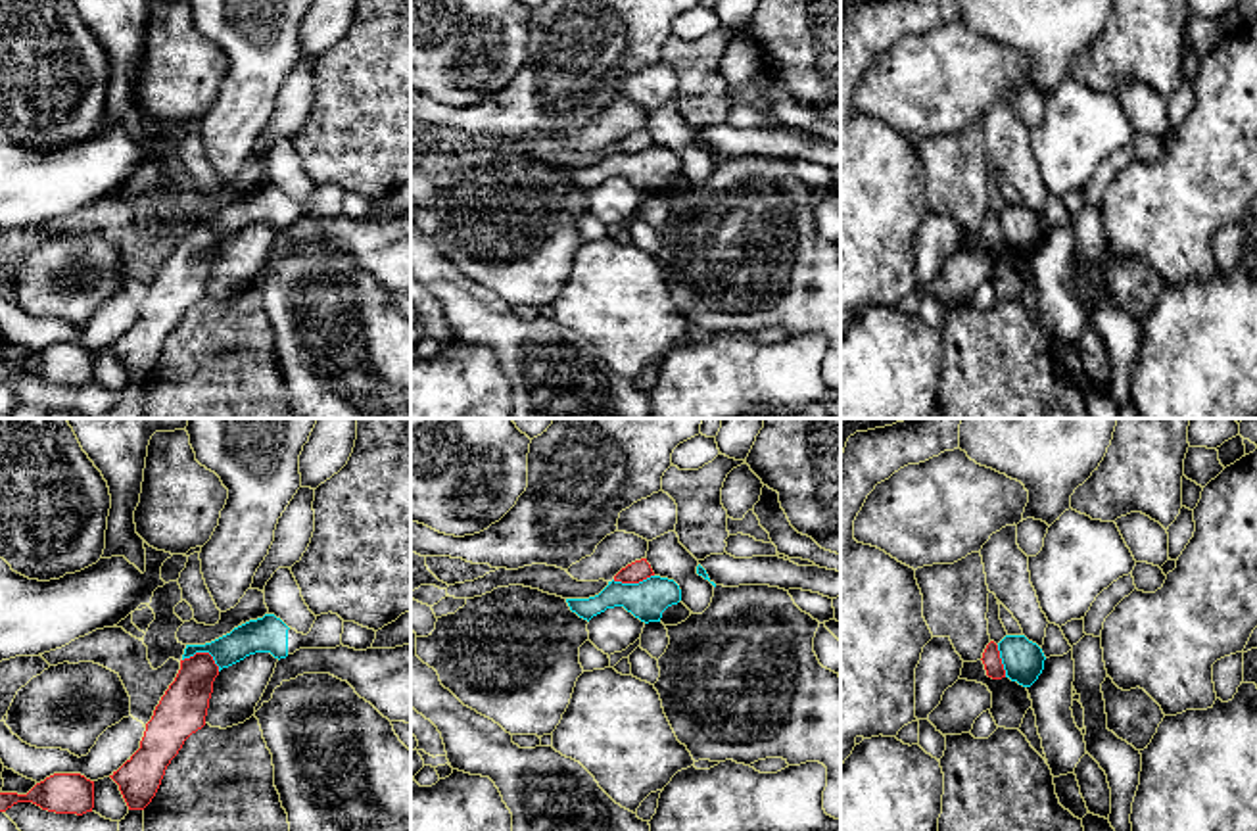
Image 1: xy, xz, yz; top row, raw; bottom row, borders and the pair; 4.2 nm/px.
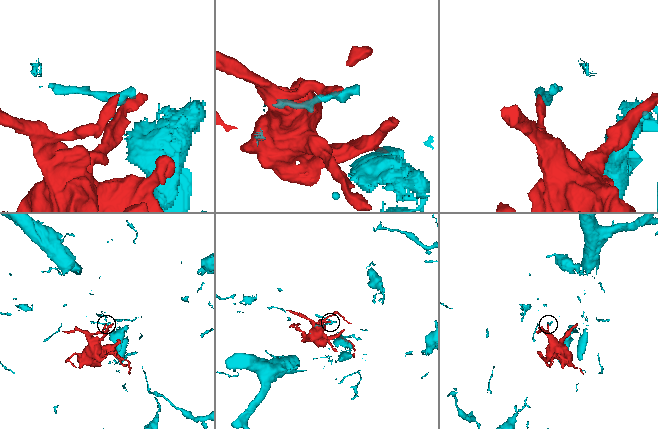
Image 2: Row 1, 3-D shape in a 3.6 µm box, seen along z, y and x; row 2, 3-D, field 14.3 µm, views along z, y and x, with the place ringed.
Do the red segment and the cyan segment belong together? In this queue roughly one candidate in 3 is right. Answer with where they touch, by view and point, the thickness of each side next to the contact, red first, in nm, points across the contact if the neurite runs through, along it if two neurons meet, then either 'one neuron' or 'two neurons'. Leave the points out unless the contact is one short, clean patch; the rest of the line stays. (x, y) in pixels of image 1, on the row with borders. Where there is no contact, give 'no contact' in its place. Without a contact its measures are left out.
meets red in xy at (204, 653); 200 nm thick on the red side, 140 nm on the other; border along xy (183, 661), (196, 653), (208, 653), (219, 670); two neurons

